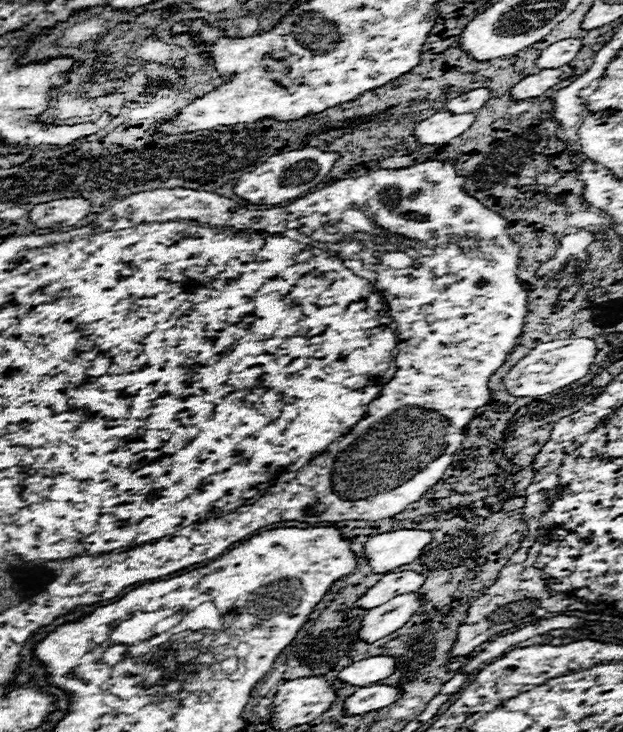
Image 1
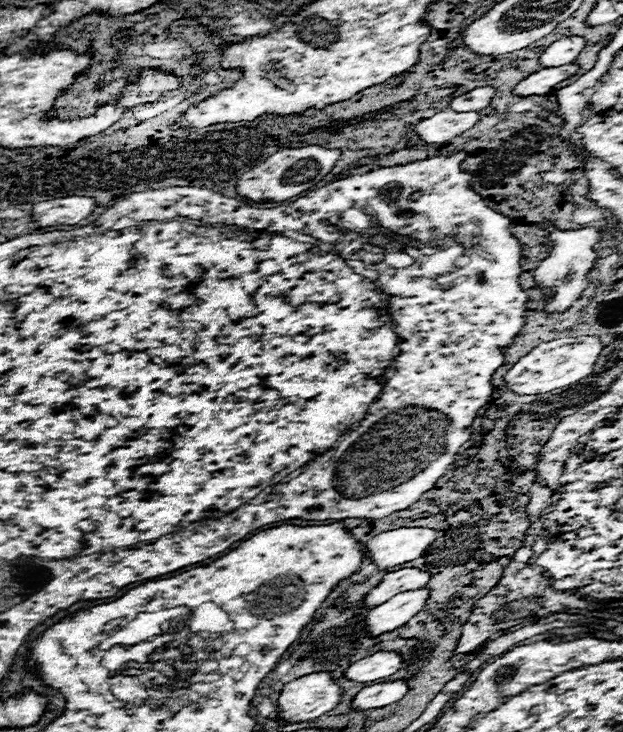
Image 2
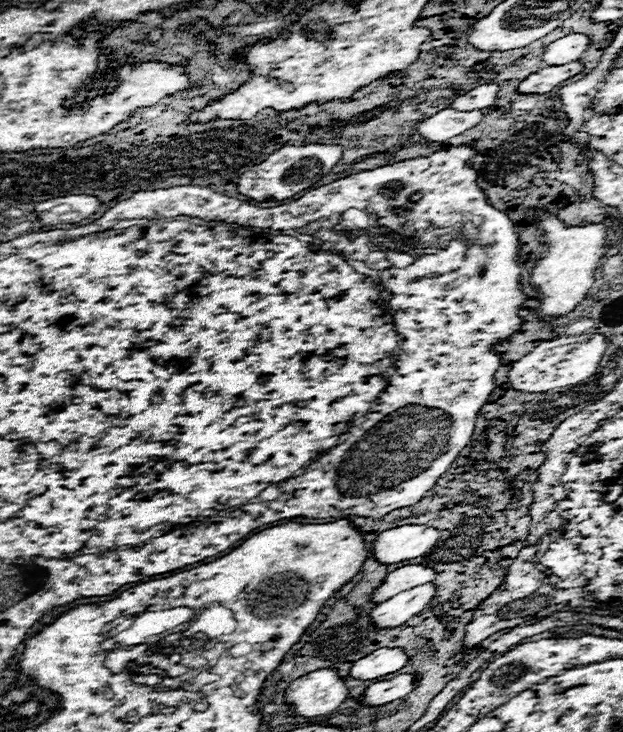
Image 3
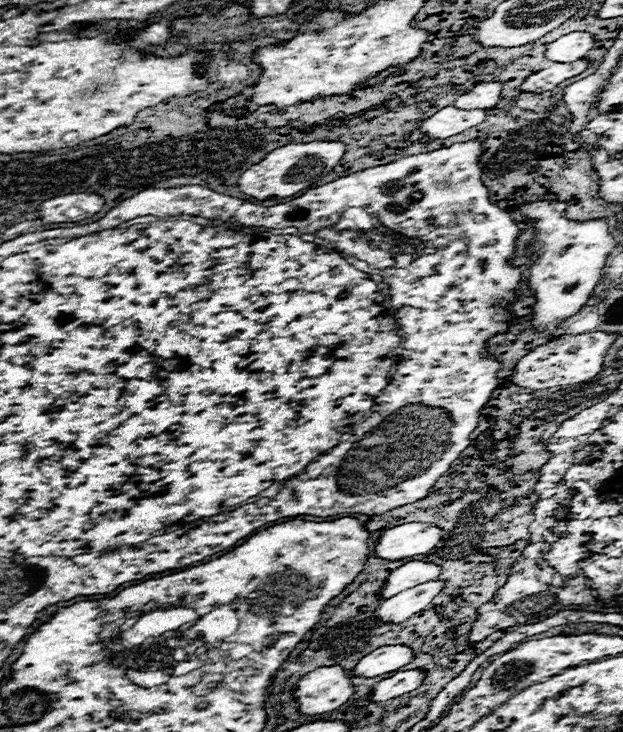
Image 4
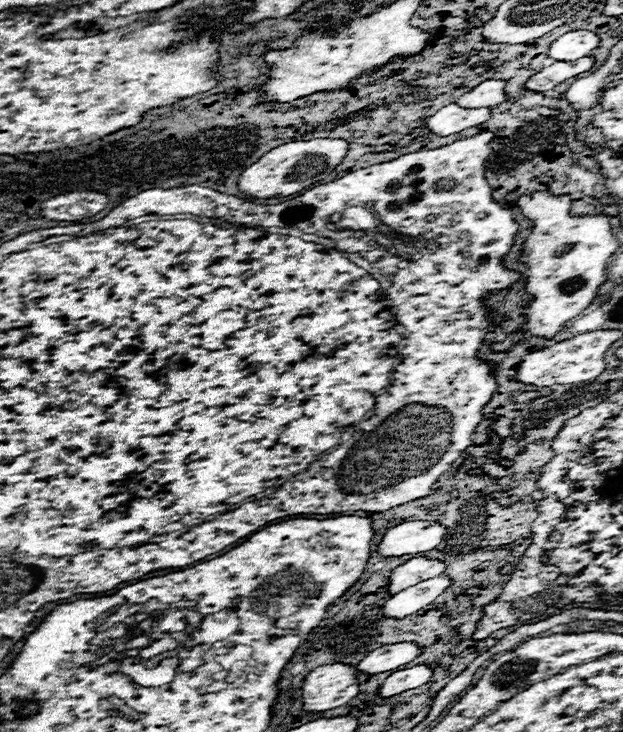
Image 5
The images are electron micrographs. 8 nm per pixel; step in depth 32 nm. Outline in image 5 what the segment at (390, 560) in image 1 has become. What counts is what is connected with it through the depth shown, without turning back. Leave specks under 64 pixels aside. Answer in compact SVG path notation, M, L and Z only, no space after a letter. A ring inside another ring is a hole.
M404 522L394 528L388 528L382 542L378 544L380 556L406 556L406 554L424 554L436 548L444 540L446 528L436 522Z

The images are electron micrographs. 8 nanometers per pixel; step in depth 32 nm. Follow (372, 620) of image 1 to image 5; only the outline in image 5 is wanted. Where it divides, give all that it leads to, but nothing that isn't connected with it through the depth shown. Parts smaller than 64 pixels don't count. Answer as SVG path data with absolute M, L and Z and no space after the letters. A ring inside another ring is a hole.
M436 576L432 580L420 582L416 586L410 586L398 594L394 594L392 598L388 598L382 606L382 616L384 618L406 618L418 610L422 610L424 606L428 606L436 596L440 596L446 588L450 586L450 578L444 576Z

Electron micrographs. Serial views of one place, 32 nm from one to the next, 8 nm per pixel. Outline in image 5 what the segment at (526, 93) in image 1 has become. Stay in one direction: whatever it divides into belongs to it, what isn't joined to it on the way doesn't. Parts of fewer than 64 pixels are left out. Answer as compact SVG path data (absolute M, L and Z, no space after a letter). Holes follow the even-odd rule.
M584 56L584 58L574 60L574 62L552 62L544 70L540 70L538 74L530 76L526 80L524 88L526 90L534 90L534 92L552 90L560 82L564 82L564 80L568 80L572 76L578 76L578 74L590 70L592 64L594 64L594 58L590 58L590 56Z

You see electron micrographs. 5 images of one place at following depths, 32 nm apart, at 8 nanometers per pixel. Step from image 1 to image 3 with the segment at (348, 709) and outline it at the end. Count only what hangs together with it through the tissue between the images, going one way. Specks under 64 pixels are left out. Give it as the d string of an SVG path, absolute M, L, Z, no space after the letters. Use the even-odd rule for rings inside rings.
M402 674L392 680L382 680L364 690L364 694L358 698L362 706L384 706L394 700L404 698L408 692L412 692L412 674Z

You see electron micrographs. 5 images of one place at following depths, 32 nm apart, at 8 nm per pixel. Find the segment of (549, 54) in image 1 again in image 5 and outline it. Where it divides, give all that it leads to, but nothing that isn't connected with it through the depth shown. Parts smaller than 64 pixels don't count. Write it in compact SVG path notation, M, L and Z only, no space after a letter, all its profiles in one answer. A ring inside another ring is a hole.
M574 30L558 40L554 40L548 48L548 58L552 60L578 60L582 56L588 56L596 46L600 38L594 32L588 30Z

